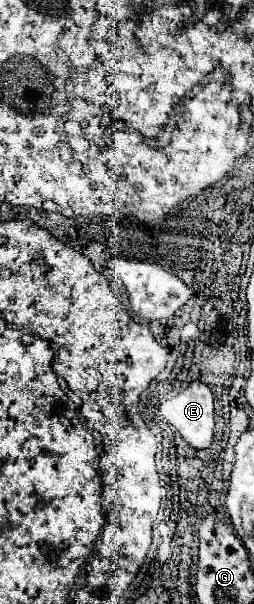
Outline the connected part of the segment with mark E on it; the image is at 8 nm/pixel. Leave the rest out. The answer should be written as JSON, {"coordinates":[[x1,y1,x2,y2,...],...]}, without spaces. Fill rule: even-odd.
{"coordinates":[[196,381,194,385,188,385,178,395,166,399,158,407,158,415,162,415,166,419,166,423,170,421,168,425,172,429,171,425,174,425,178,429,178,433,182,435,182,439,188,441,192,447,208,449,212,445,212,439,214,439,214,397,212,397,212,391,208,385,204,385,200,381]]}

